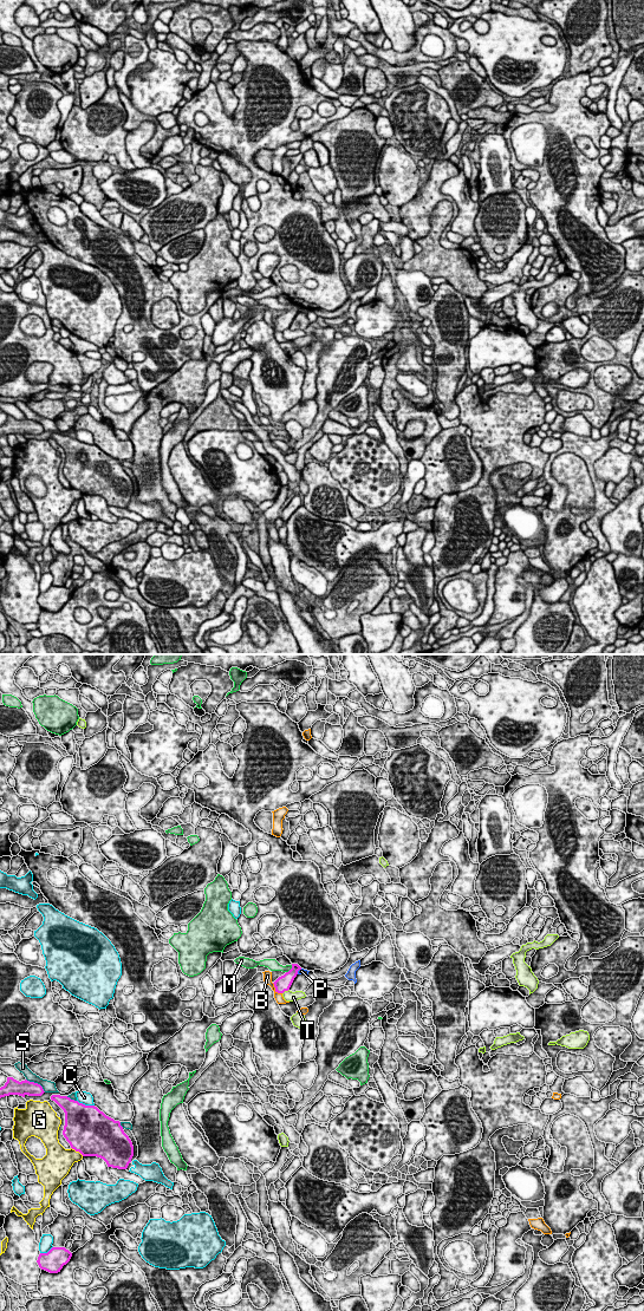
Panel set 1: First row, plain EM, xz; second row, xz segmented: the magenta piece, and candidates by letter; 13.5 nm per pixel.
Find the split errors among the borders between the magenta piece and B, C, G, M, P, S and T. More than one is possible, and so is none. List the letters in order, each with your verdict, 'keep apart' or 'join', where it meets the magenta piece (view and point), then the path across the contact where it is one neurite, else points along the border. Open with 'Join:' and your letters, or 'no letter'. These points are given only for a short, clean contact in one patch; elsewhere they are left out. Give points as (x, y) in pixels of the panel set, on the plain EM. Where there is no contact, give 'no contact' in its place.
Join: no letter
B: keep apart; meets magenta in xz at (275, 328)
C: keep apart; meets magenta in xz at (84, 443)
G: keep apart; meets magenta in xz at (77, 489)
M: keep apart; meets magenta in xz at (291, 307)
P: keep apart; meets magenta in xz at (298, 308); border along xz (301, 307), (297, 312)
S: keep apart; meets magenta in xz at (37, 422)
T: keep apart; meets magenta in xz at (285, 328)

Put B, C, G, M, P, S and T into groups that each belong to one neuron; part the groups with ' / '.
B / C M P / G / S / T

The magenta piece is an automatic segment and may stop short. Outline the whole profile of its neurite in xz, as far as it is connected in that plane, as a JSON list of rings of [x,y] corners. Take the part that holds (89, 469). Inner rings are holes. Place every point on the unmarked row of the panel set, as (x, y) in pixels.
[[[52,433],[51,438],[65,451],[63,474],[72,488],[83,495],[100,496],[108,506],[128,507],[134,484],[119,459],[95,444],[85,444],[67,435]]]

